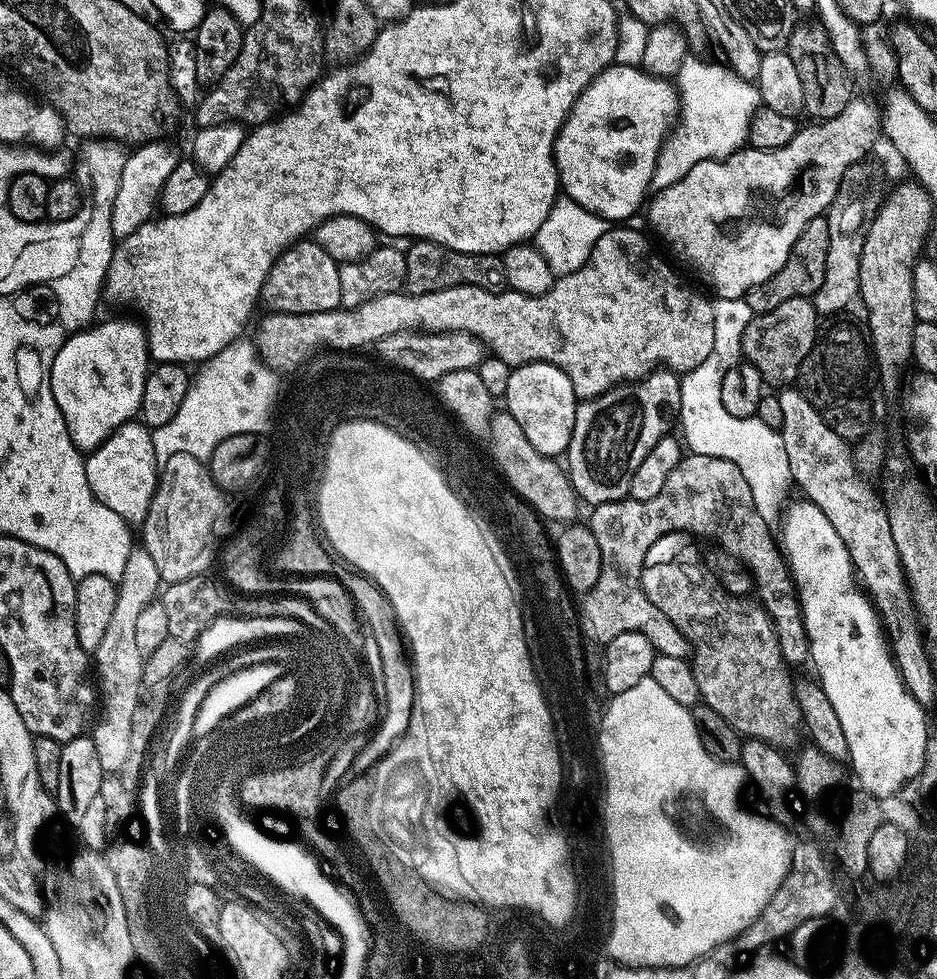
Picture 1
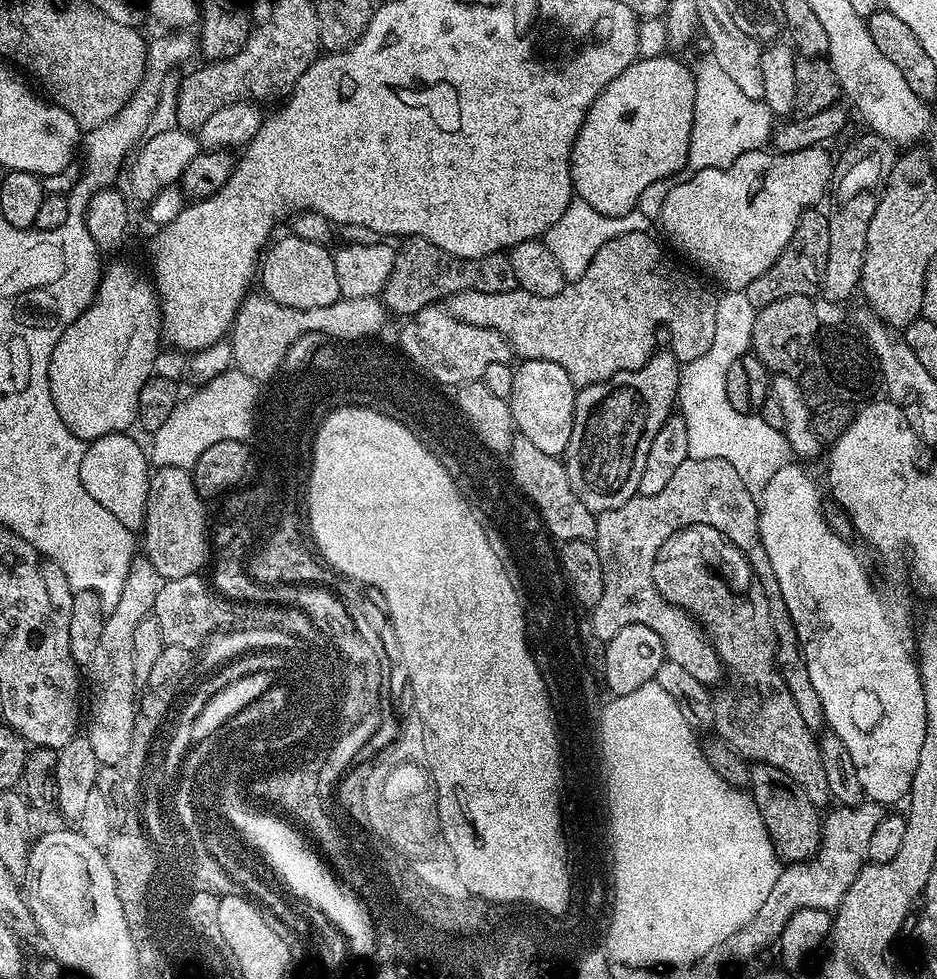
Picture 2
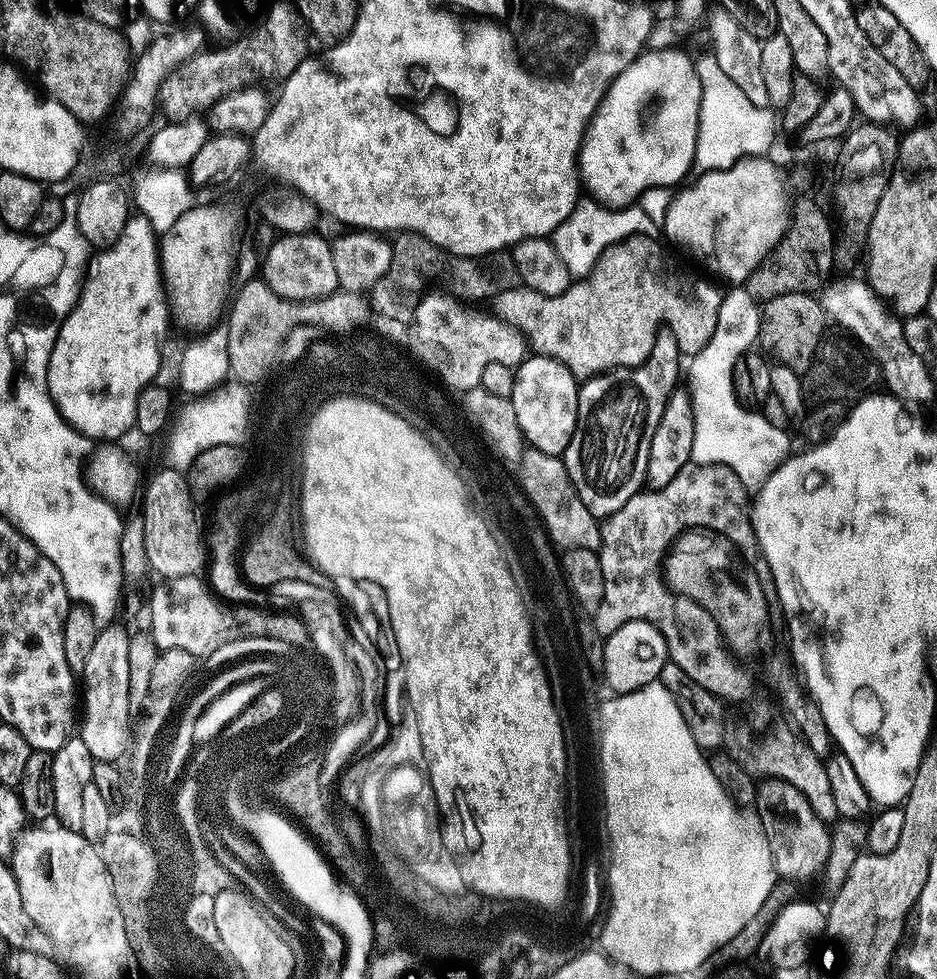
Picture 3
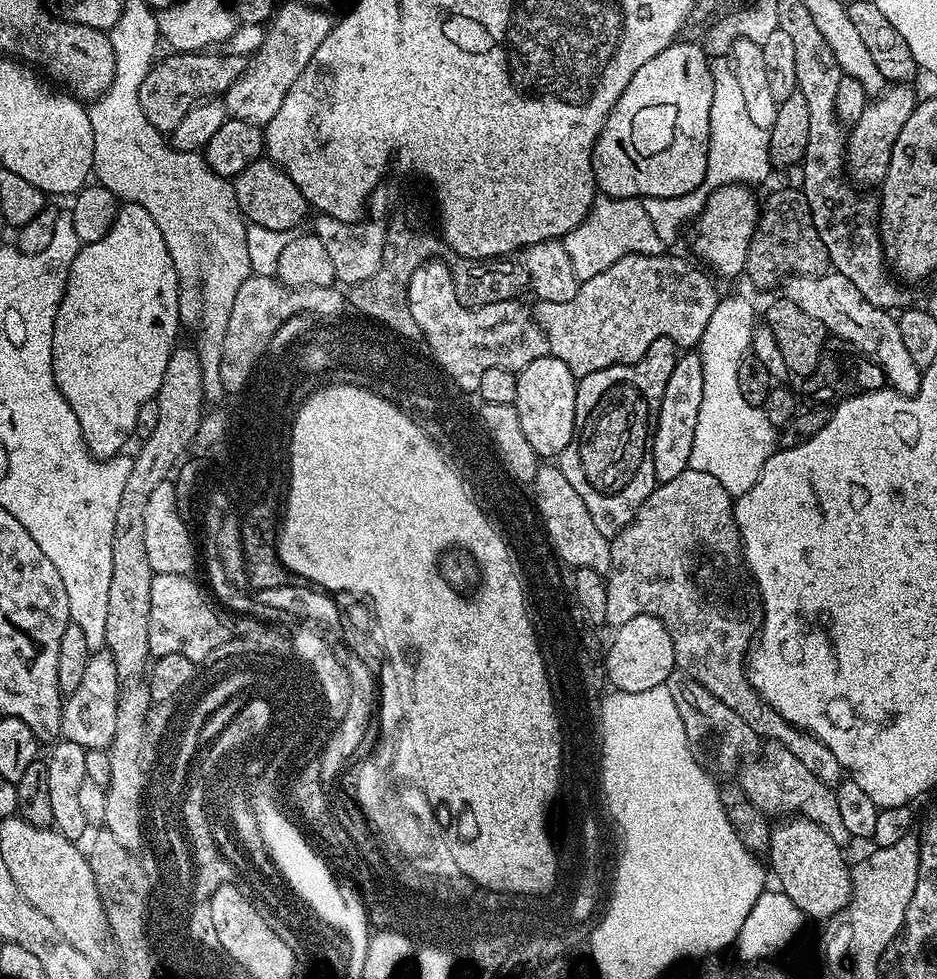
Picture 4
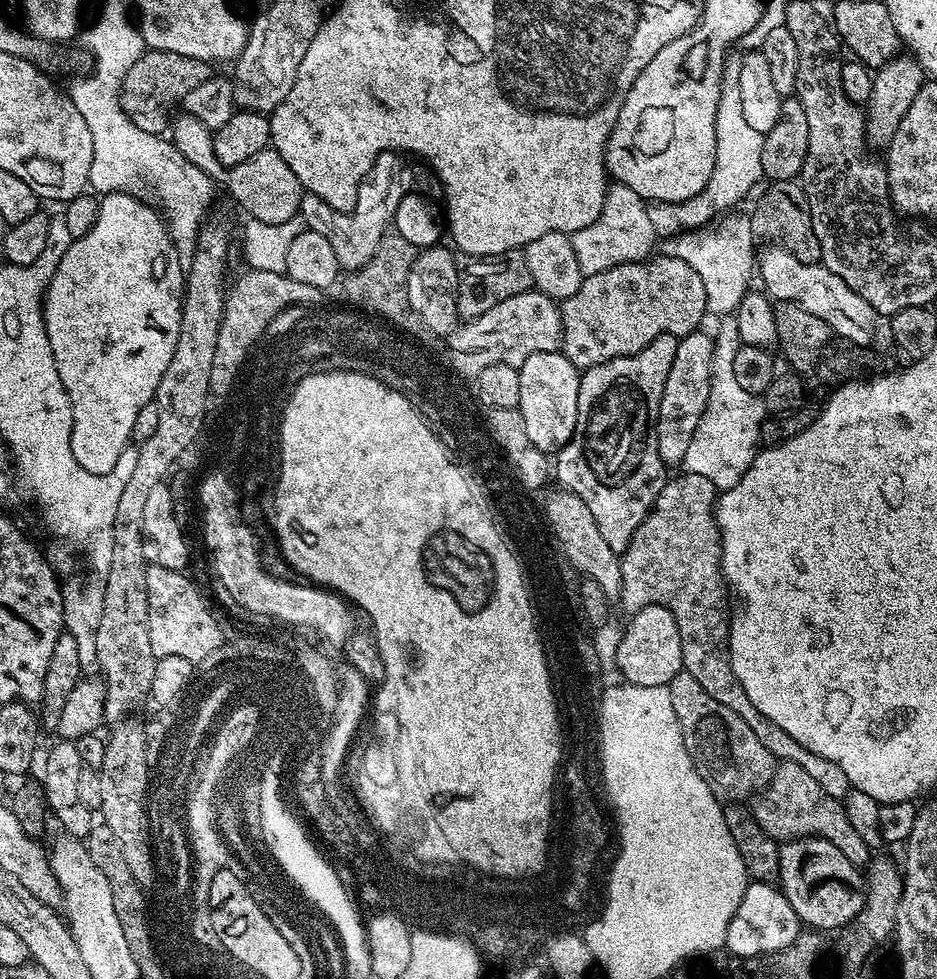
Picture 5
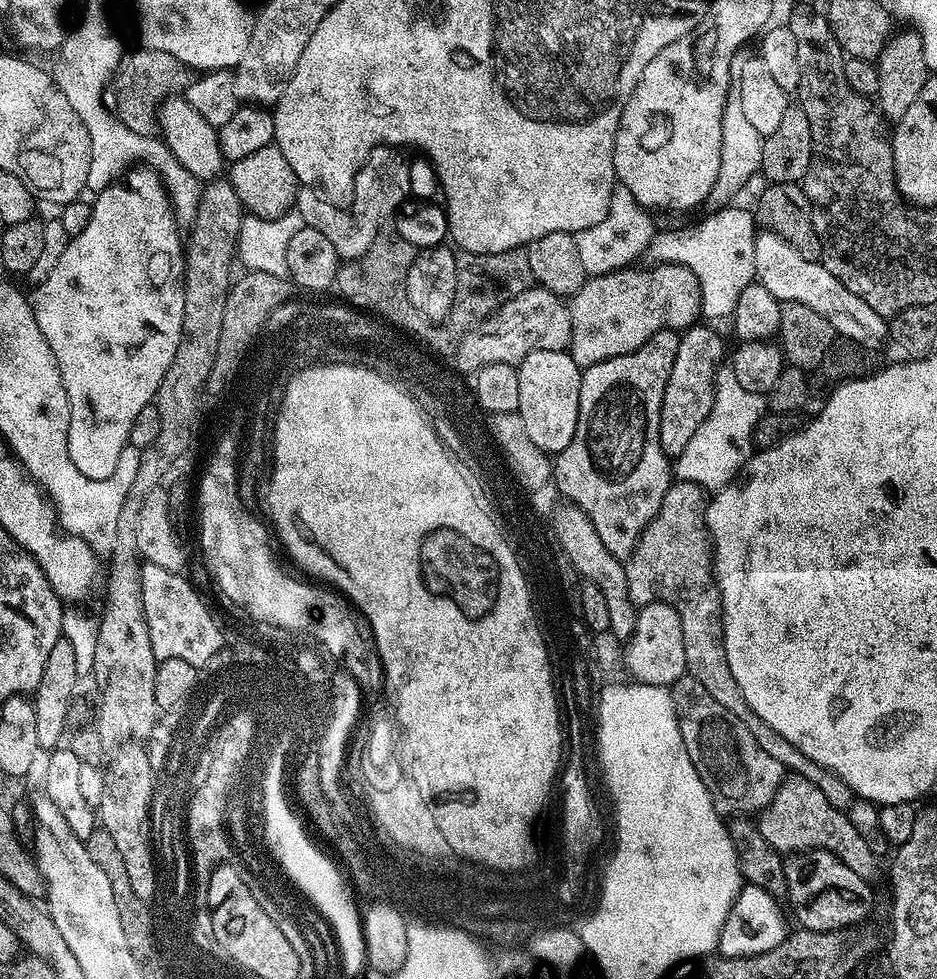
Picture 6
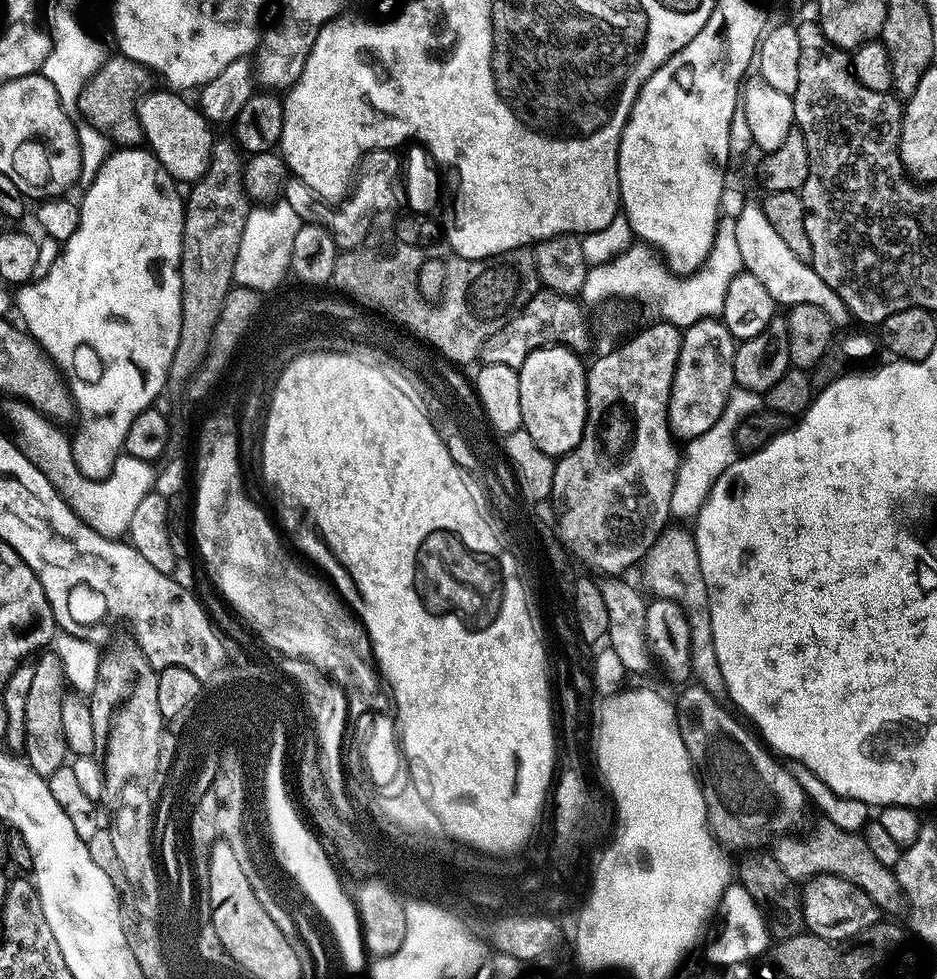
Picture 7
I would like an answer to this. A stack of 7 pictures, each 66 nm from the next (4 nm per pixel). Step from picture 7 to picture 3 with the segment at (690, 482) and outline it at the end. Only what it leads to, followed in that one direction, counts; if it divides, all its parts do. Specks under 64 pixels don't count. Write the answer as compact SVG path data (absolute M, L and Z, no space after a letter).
M732 286L723 293L720 309L718 310L718 324L714 326L714 334L710 334L710 342L706 342L706 346L702 346L702 350L698 350L698 354L691 357L689 366L686 368L686 386L692 394L692 409L694 410L694 450L692 451L691 463L693 464L720 464L723 468L728 468L736 477L738 482L742 482L742 486L746 490L755 490L760 488L766 482L766 478L770 478L770 474L778 467L783 460L786 459L786 451L784 452L784 435L786 435L785 429L774 426L766 419L763 411L753 410L751 407L745 406L740 403L740 400L736 396L734 390L734 382L732 381L732 375L734 374L734 366L738 362L738 358L742 353L749 351L760 339L760 310L761 305L748 293L747 287L744 286Z

